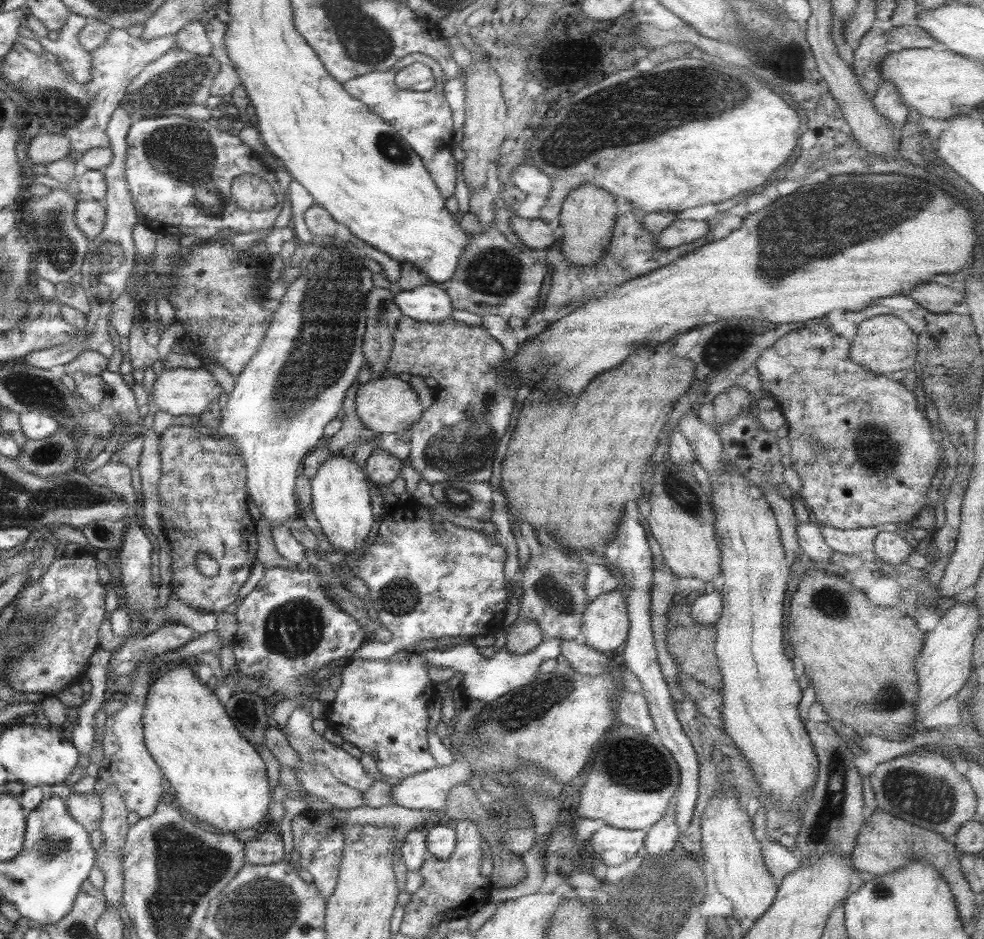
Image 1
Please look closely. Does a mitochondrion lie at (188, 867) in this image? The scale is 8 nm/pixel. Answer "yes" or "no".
yes

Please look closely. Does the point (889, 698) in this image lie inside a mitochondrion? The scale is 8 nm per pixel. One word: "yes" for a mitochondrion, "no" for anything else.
yes

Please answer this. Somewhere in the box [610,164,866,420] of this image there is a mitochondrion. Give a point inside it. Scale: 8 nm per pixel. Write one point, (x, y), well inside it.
(718, 353)

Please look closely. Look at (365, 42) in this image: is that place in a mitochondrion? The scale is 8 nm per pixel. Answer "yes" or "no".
yes

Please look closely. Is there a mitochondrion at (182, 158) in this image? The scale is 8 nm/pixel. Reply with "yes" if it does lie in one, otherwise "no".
yes

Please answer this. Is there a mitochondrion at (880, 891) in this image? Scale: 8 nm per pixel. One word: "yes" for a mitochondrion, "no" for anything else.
yes

